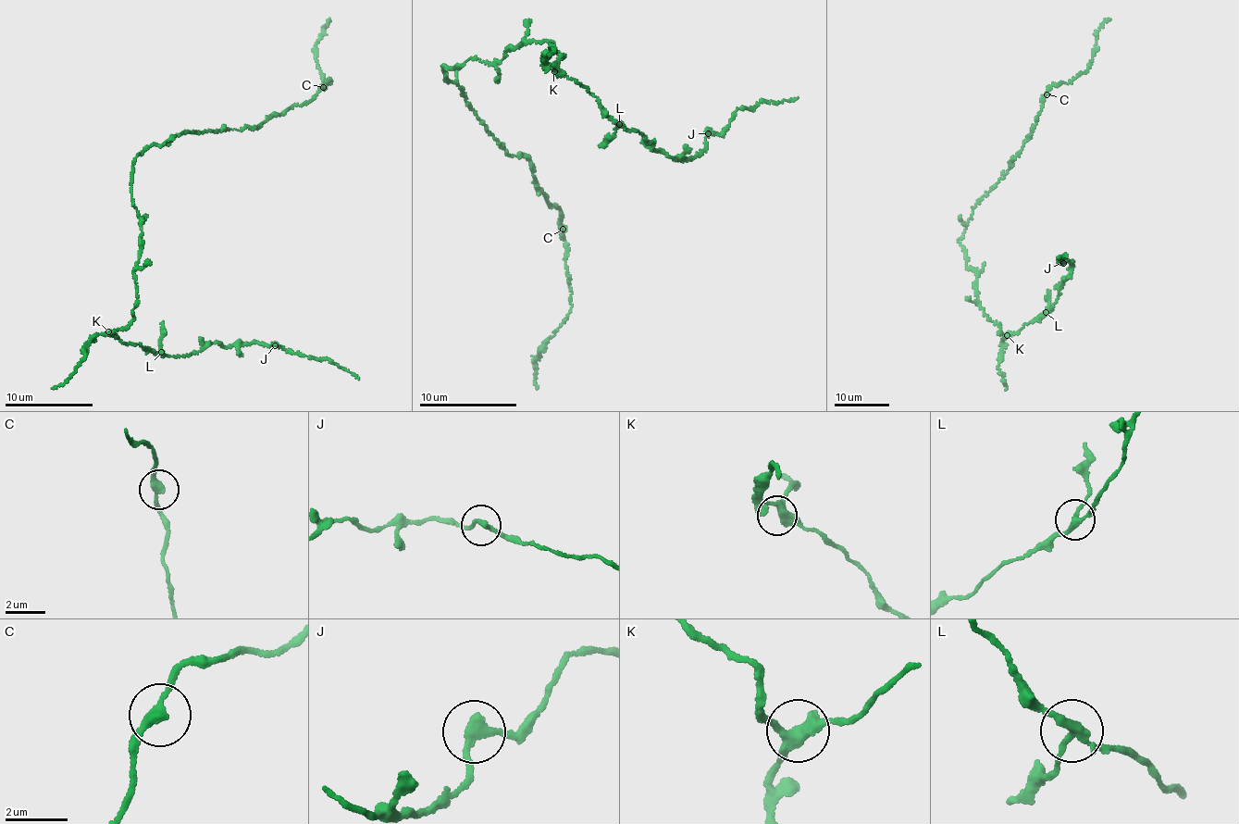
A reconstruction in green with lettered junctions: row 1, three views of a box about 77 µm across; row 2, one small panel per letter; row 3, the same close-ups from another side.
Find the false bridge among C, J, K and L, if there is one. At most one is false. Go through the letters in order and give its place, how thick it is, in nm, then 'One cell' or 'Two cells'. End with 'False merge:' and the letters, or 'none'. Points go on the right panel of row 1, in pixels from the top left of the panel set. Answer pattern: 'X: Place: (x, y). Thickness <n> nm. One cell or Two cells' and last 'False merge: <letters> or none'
C: Place: (1046, 94). Thickness 280 nm. One cell
J: Place: (1063, 263). Thickness 280 nm. One cell
K: Place: (1007, 335). Thickness 360 nm. One cell
L: Place: (1046, 312). Thickness 240 nm. Two cells
False merge: L

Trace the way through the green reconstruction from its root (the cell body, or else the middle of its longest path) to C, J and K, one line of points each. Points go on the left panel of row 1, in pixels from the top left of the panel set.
C: (130, 182), (135, 157), (154, 144), (161, 147), (187, 132), (253, 129), (273, 115), (301, 106), (323, 87)
J: (130, 182), (141, 247), (136, 305), (131, 322), (113, 332), (119, 342), (176, 357), (216, 343), (275, 345)
K: (130, 182), (131, 199), (142, 228), (134, 273), (136, 305), (131, 322), (121, 330), (108, 331)

